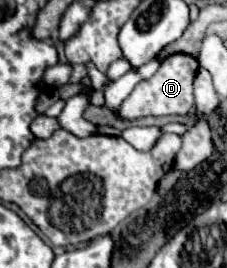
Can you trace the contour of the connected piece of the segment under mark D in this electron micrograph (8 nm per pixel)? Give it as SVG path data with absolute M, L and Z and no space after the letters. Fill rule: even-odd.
M175 53L167 57L157 73L145 81L141 81L121 103L119 117L123 119L137 119L137 117L159 117L159 115L187 115L193 111L193 79L199 69L199 63L195 57L185 53ZM193 67L193 71L191 71Z

